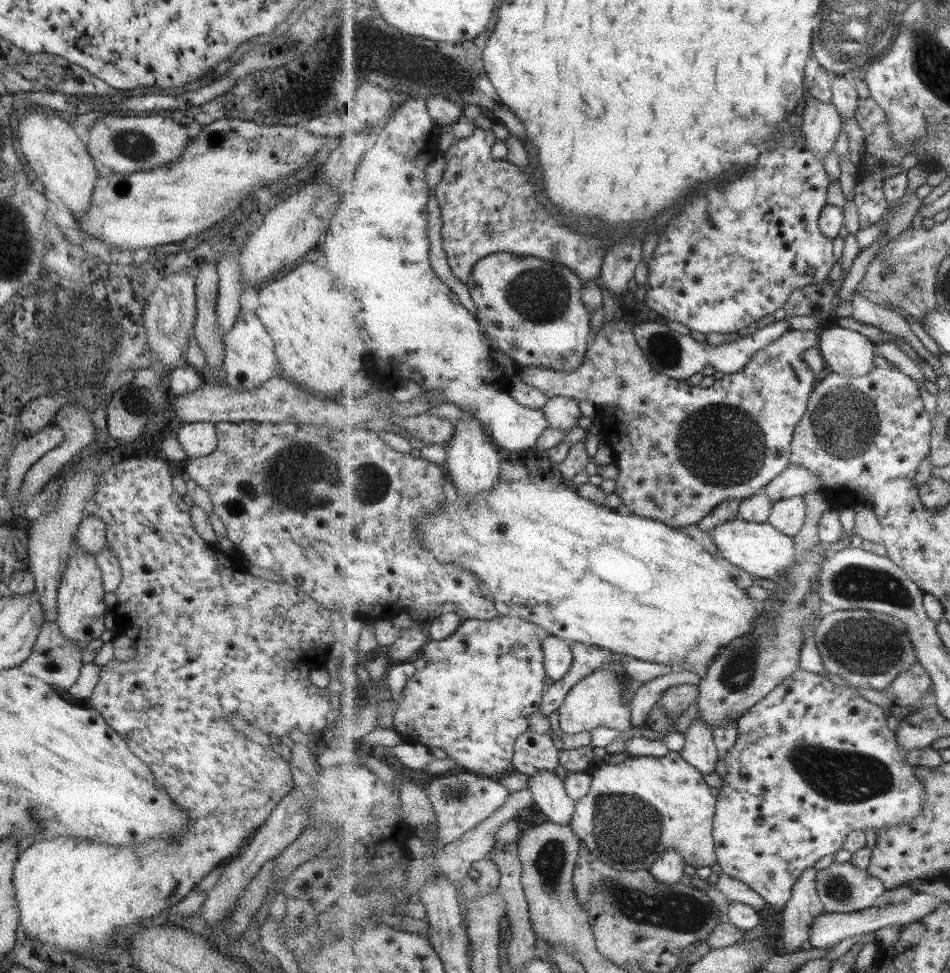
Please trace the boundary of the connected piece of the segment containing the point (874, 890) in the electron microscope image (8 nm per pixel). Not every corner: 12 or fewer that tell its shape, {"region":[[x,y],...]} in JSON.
{"region":[[853,859],[819,871],[828,913],[880,906],[883,880]]}

